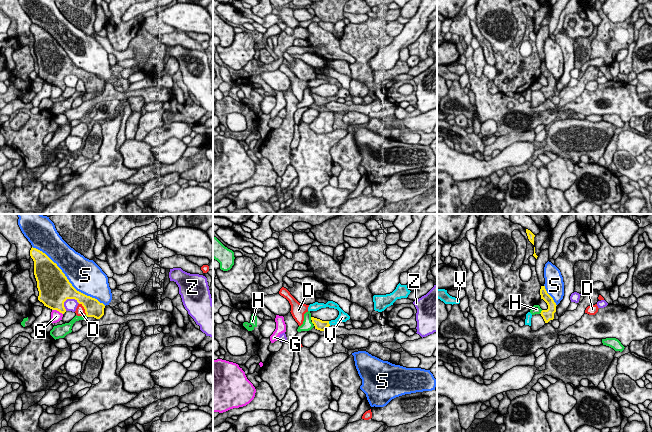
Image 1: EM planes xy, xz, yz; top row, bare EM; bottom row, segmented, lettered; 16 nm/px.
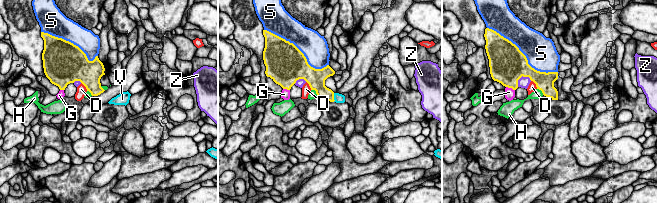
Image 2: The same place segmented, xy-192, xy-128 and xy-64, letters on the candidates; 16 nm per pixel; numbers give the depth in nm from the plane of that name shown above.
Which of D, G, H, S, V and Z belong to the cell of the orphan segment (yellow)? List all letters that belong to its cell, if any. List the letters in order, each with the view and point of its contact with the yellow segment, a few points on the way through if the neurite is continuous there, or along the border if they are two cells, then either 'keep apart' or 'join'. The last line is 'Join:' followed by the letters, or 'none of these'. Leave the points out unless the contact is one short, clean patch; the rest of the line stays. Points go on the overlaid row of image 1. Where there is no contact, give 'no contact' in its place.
D: meets yellow in xy at (84, 308); keep apart
G: meets yellow in xy at (57, 310); keep apart
H: meets yellow in yz at (541, 312); border along yz (542, 310), (539, 313); keep apart
S: meets yellow in xy at (67, 279); keep apart
V: meets yellow in xz at (328, 323); runs through xz (320, 325), (328, 323), (335, 322), (342, 317); join
Z: meets yellow in xy at (69, 298); keep apart
Join: V

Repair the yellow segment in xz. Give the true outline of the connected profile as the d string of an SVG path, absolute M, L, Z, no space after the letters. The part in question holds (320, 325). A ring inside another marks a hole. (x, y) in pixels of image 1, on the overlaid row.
M328 301L326 304L315 302L309 305L308 311L317 311L321 308L326 308L326 307L337 309L339 311L339 315L335 320L331 321L322 321L320 319L311 317L315 329L324 331L327 327L331 325L337 325L339 322L346 322L347 320L350 319L350 316L347 313L345 313L337 303L333 301Z

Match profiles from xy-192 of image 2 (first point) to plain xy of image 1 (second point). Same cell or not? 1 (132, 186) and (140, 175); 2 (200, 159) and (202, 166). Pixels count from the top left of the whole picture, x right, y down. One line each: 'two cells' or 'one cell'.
1: two cells
2: two cells

